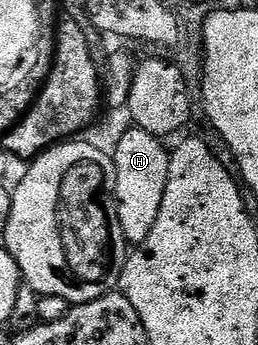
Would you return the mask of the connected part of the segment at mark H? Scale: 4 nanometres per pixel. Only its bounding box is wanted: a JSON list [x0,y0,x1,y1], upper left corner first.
[112,127,170,247]

